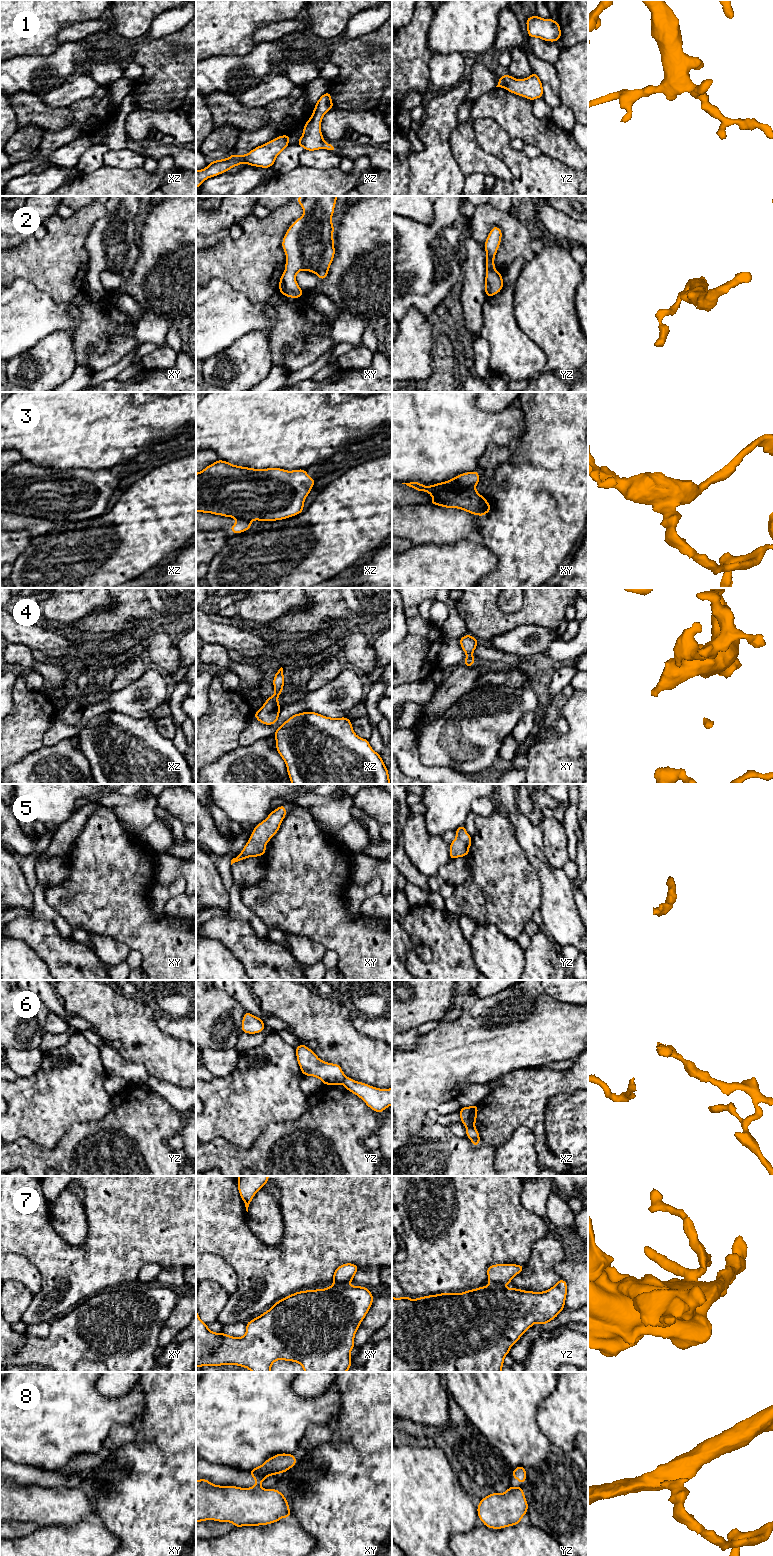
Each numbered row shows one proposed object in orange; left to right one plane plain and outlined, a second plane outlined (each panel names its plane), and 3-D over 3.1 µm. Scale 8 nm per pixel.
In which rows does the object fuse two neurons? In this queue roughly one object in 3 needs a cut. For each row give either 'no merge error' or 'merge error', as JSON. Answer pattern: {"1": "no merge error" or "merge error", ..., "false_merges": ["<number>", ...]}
{"1": "no merge error", "2": "no merge error", "3": "merge error", "4": "no merge error", "5": "no merge error", "6": "merge error", "7": "merge error", "8": "merge error", "false_merges": ["3", "6", "7", "8"]}

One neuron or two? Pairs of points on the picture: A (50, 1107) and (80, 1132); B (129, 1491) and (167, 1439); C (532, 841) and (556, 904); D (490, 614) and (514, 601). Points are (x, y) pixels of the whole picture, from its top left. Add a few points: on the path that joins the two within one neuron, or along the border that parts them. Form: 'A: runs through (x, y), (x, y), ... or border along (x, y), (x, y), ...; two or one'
A: border along (96, 1120), (74, 1124), (57, 1142); two
B: runs through (142, 1478), (167, 1452); one
C: runs through (538, 857), (541, 867), (555, 883), (556, 888); one
D: border along (522, 600), (513, 612), (503, 612), (496, 603); two

